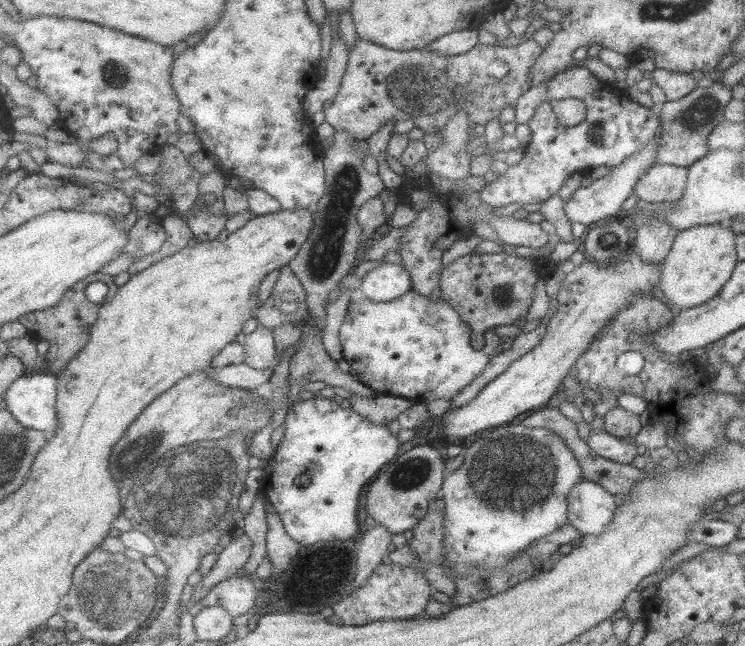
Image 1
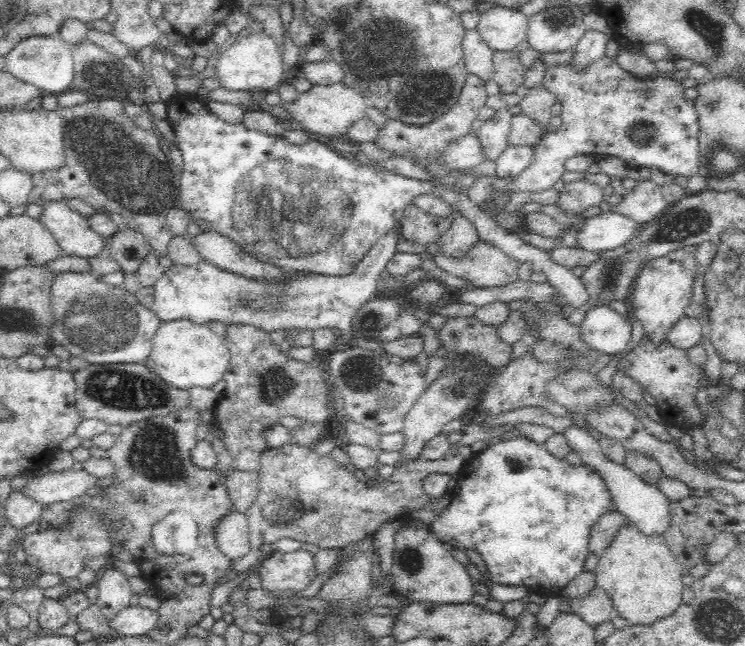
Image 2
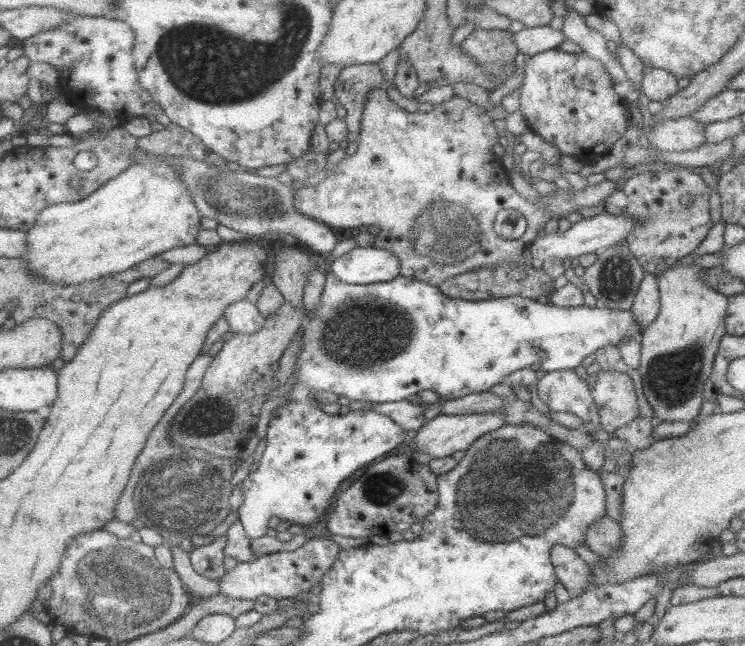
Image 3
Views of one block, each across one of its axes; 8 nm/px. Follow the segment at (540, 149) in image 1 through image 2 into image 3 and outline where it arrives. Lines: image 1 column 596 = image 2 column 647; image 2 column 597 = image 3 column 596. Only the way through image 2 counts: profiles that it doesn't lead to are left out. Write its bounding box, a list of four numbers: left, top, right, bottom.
[518,49,632,156]

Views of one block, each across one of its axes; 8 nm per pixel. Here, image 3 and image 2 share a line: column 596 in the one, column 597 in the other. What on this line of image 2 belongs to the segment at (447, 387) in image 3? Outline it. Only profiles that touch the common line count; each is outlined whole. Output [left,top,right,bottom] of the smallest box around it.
[580,304,631,354]

